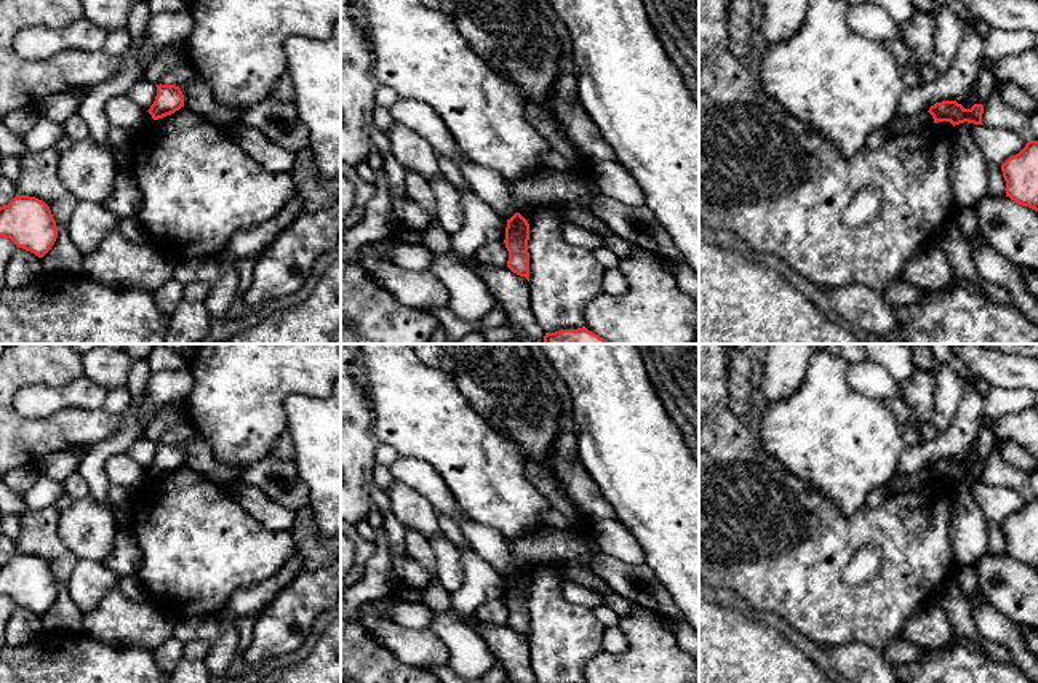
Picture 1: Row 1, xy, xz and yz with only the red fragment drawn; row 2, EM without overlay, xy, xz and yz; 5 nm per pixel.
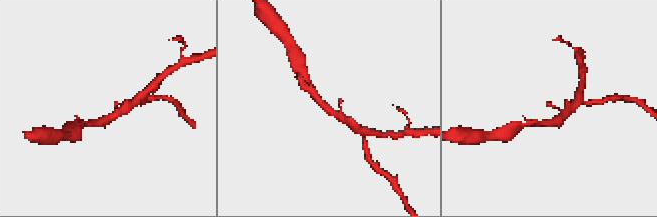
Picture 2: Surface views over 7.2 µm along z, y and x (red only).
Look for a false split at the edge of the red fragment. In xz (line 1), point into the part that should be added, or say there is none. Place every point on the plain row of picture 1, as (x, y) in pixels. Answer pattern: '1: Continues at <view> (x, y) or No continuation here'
1: No continuation here

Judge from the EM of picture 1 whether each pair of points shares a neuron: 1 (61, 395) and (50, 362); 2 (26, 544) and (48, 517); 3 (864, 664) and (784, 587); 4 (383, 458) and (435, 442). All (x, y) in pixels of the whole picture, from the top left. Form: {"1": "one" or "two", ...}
{"1": "two", "2": "one", "3": "two", "4": "two"}

